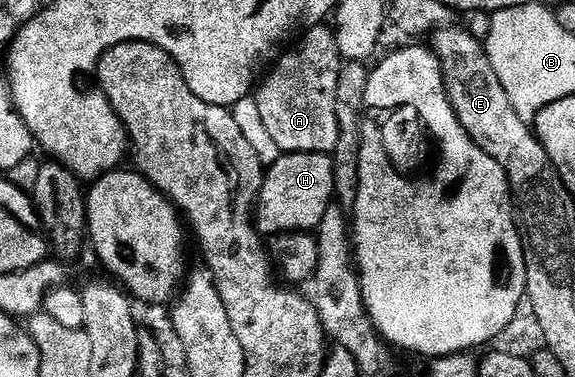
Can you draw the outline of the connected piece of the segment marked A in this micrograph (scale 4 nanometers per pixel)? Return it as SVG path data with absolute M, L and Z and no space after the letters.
M310 26L305 29L306 37L291 52L277 57L278 65L265 73L264 79L257 85L256 99L260 106L260 115L264 117L264 127L272 134L276 146L283 153L288 152L324 152L333 153L340 138L340 122L336 114L336 82L344 63L338 49L335 29L330 26Z

